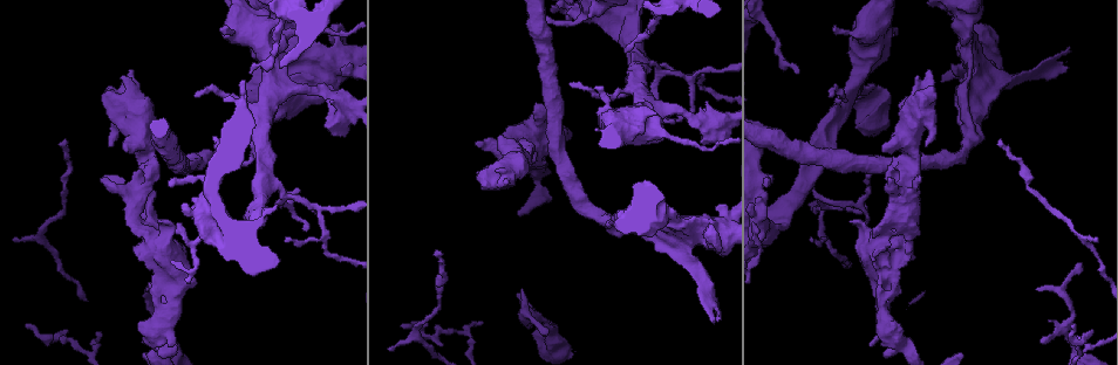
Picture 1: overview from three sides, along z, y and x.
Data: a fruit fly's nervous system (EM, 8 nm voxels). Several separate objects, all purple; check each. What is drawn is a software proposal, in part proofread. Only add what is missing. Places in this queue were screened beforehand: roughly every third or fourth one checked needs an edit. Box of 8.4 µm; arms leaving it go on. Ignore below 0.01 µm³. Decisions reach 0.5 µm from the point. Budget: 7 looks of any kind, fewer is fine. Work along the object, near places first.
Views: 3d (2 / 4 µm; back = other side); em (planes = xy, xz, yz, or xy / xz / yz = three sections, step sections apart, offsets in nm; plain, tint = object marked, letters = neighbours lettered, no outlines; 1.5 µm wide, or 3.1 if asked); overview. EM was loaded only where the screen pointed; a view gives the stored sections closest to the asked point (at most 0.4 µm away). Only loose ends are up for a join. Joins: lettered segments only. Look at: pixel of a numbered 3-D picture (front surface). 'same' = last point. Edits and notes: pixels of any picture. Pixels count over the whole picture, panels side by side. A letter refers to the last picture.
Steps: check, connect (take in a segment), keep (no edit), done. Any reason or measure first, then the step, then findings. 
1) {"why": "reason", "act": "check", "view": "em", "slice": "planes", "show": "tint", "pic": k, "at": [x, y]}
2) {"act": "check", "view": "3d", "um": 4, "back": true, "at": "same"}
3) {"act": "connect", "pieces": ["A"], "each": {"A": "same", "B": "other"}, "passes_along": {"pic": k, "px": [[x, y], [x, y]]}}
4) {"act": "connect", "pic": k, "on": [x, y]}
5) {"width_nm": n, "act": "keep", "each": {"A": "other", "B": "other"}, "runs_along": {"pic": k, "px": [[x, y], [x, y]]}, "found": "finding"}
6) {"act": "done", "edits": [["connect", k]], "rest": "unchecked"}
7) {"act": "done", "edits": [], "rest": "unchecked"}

{"why": "branch stops here", "act": "check", "view": "em", "slice": "yz", "step": 4, "show": "tint", "pic": 1, "at": [597, 87]}

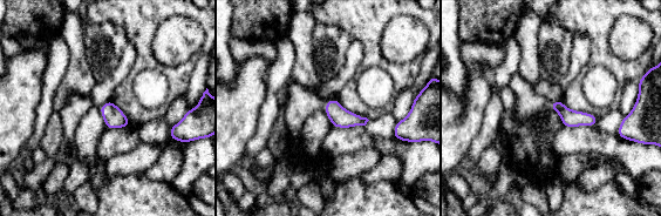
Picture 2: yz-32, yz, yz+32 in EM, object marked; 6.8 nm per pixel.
{"why": "see the neighbours", "act": "check", "view": "em", "slice": "yz", "step": 4, "show": "letters", "at": "same"}

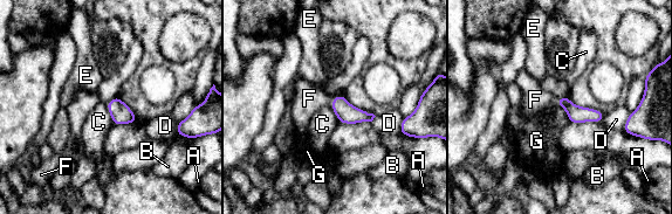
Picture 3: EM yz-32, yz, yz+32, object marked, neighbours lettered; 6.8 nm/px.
{"act": "connect", "pieces": ["F"], "each": {"A": "other", "B": "other", "C": "other", "D": "other", "E": "other", "F": "same", "G": "other"}, "passes_along": {"pic": 3, "px": [[347, 114], [331, 102], [309, 99]]}, "found": "it goes on there"}

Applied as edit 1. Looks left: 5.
{"why": "branch stops here", "act": "check", "view": "em", "slice": "xy", "step": 4, "show": "letters", "pic": 1, "at": [476, 144]}

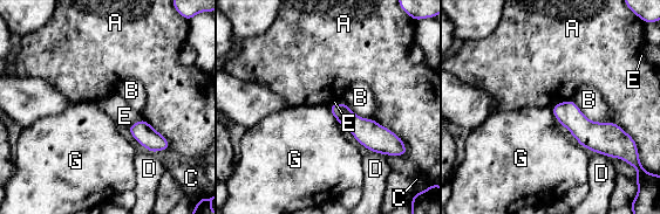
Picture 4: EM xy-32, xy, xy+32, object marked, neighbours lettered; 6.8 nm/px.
{"act": "keep", "each": {"A": "other", "B": "other", "C": "other", "D": "other", "E": "other", "G": "other"}, "found": "none of them fits"}

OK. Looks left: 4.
{"why": "tapers out", "act": "check", "view": "em", "slice": "planes", "show": "letters", "pic": 1, "at": [1079, 262]}

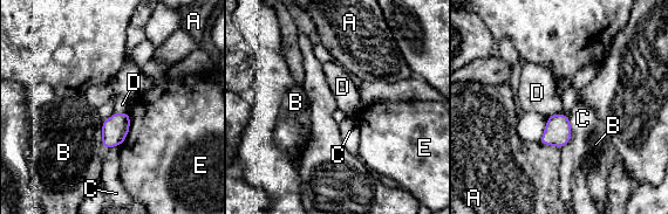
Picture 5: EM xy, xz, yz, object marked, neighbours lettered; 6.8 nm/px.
{"width_nm": 190, "act": "keep", "each": {"A": "other", "B": "other", "C": "other", "D": "other", "E": "other"}, "border": {"pic": 5, "px": [[114, 111], [128, 112]]}, "found": "none of them fits"}

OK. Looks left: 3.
{"act": "done", "edits": [["connect", 3]], "rest": "unchecked"}

